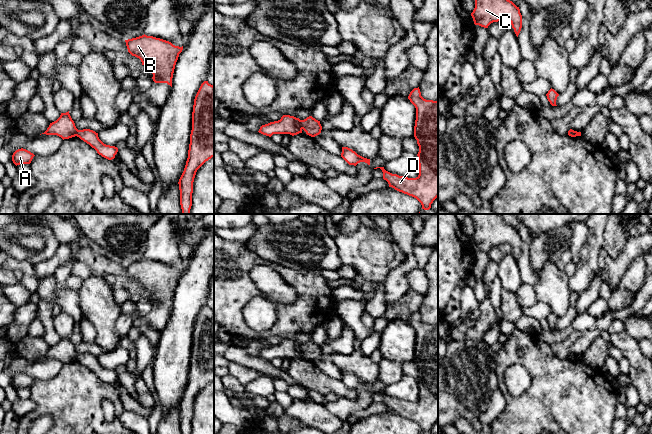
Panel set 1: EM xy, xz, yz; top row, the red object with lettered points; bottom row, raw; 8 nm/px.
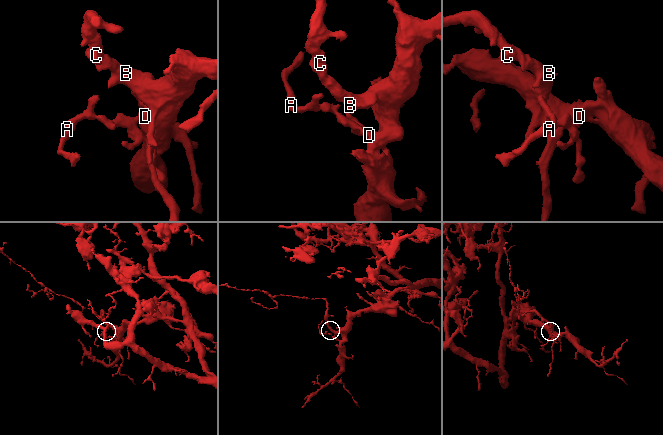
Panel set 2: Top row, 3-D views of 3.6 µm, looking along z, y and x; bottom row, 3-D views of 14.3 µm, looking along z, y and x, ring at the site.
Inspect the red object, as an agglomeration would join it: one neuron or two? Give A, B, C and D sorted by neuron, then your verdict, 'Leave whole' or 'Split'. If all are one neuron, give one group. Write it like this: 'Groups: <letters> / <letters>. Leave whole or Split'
Groups: A / B C D. Split

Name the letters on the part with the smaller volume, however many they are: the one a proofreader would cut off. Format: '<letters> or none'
A

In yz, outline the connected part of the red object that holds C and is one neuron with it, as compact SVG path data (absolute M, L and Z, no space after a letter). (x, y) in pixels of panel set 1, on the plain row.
M467 214L475 224L471 237L474 248L484 252L493 246L507 243L518 261L522 252L522 239L519 231L508 224L500 214Z

